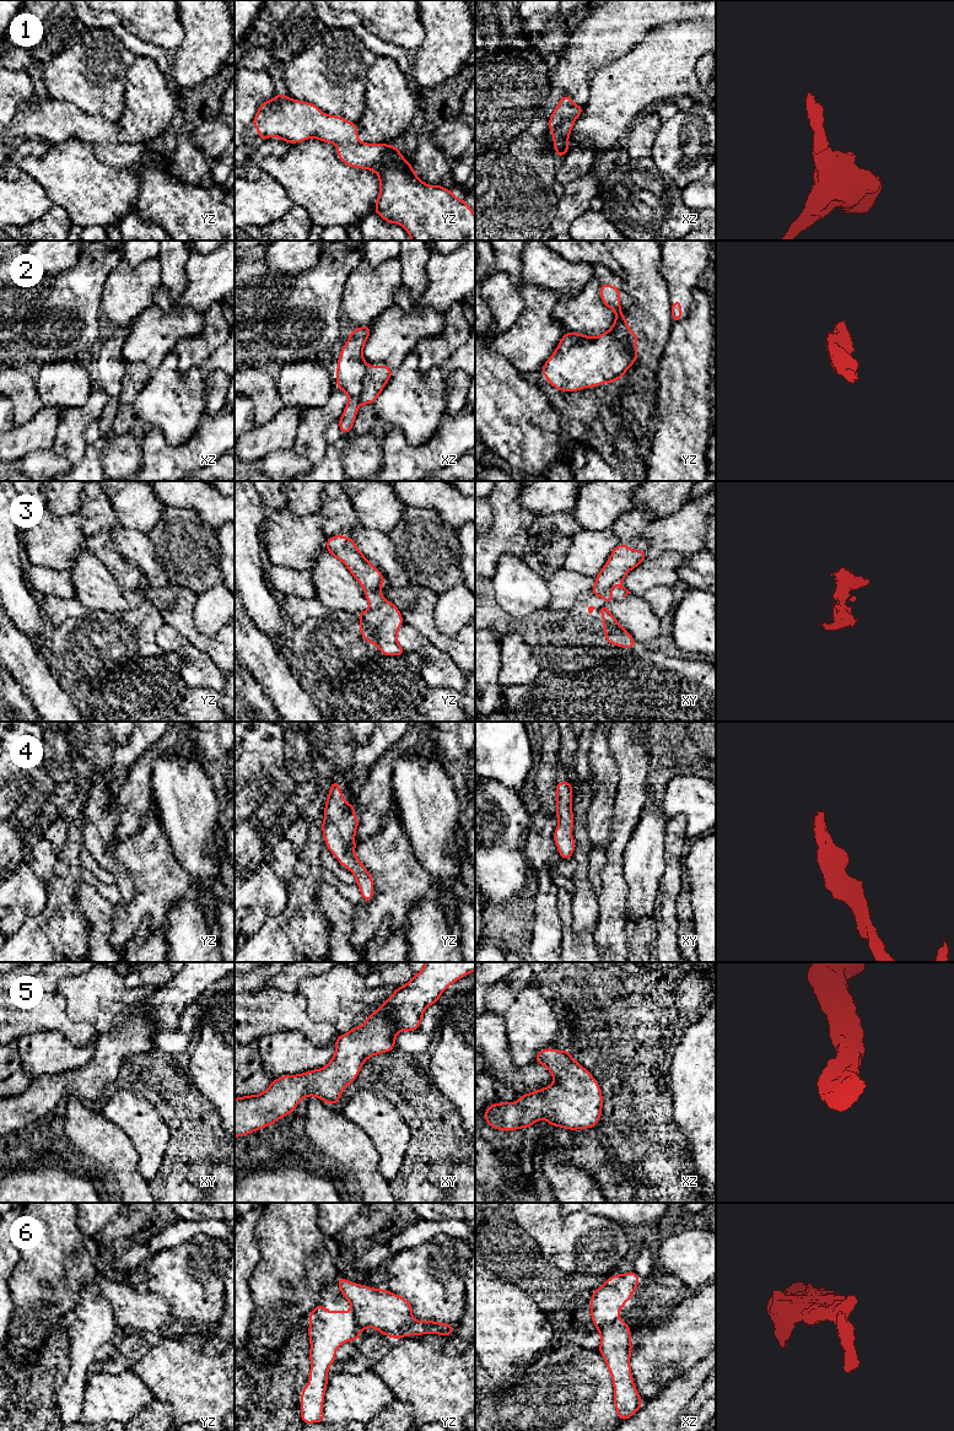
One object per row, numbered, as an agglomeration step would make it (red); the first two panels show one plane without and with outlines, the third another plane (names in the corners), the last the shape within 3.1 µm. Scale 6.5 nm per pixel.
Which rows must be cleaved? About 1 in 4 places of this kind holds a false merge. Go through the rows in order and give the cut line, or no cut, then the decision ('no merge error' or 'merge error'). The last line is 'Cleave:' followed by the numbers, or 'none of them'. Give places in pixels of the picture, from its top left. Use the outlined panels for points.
1: no cut | no merge error
2: yz (615, 318), (618, 324), (613, 335), (625, 346), (634, 347) | merge error
3: xy (610, 587), (592, 593) | merge error
4: no cut | no merge error
5: no cut | no merge error
6: xz (619, 1318), (597, 1327) | merge error
Cleave: 2, 3, 6

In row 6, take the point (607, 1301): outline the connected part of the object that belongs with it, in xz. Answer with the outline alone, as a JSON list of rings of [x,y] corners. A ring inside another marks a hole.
[[[630,1271],[616,1274],[595,1289],[589,1302],[593,1324],[599,1327],[619,1319],[619,1311],[632,1297],[638,1284],[638,1275]]]

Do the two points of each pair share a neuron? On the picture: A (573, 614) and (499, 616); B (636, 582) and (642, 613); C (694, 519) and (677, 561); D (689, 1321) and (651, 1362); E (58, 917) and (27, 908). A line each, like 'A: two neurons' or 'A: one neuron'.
A: one neuron
B: two neurons
C: two neurons
D: one neuron
E: two neurons

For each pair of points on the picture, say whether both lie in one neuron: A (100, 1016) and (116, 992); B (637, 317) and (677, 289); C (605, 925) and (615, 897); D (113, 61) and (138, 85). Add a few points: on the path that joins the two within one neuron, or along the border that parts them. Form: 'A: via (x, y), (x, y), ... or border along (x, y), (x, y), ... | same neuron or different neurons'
A: via (100, 1010), (109, 998) | same neuron
B: border along (664, 279), (670, 302) | different neurons
C: via (612, 918), (613, 905) | same neuron
D: border along (136, 57), (124, 79), (123, 102) | different neurons

